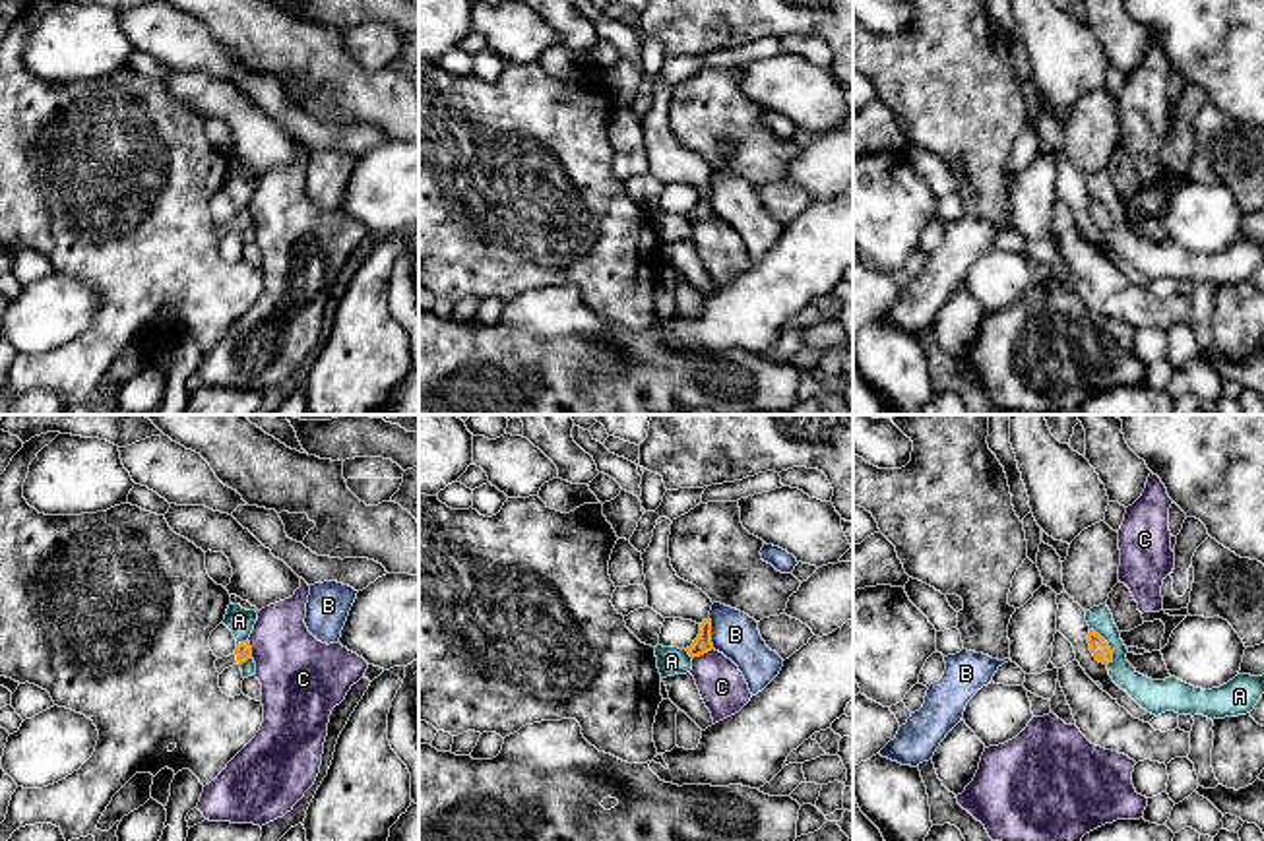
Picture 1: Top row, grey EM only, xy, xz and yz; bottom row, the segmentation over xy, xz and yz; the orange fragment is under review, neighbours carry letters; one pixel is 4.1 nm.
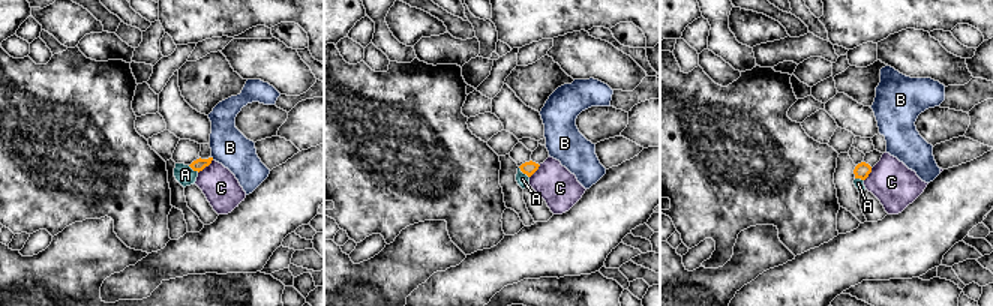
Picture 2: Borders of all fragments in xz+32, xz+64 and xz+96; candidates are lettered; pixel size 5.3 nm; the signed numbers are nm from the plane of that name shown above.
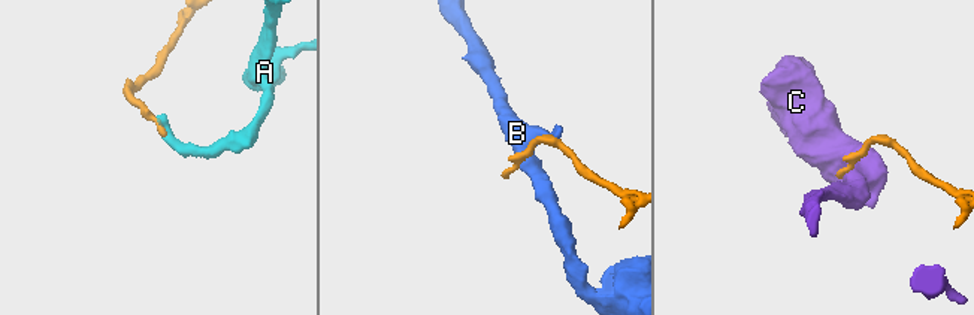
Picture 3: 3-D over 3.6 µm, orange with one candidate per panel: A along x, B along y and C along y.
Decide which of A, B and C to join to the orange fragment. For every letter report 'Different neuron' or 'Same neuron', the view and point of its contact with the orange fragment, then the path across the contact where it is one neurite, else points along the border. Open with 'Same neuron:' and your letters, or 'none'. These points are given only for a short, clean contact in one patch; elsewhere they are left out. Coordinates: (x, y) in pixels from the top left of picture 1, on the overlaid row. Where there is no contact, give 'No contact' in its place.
Same neuron: none
A: Different neuron. Touches orange at yz (1107, 646). Boundary: yz (1090, 628), (1111, 652), (1107, 665)
B: Different neuron. Touches orange at xz (710, 634)
C: Different neuron. Touches orange at xz (702, 654). Boundary: xz (712, 648), (693, 659)

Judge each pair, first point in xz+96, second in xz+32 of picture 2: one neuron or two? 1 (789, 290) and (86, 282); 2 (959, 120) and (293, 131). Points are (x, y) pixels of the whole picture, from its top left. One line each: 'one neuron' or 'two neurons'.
1: two neurons
2: two neurons

